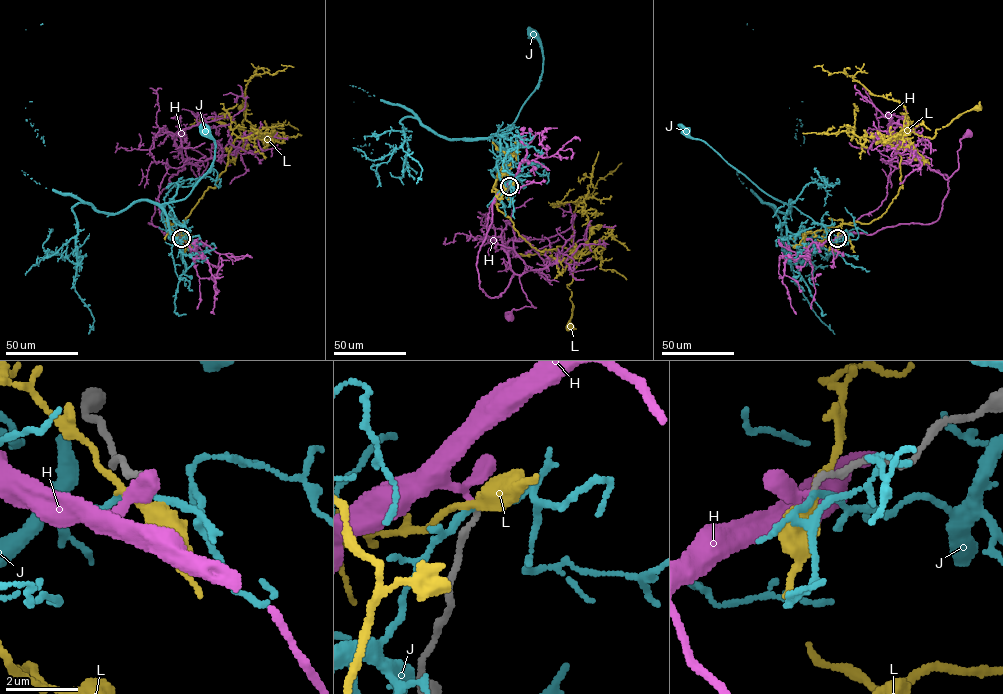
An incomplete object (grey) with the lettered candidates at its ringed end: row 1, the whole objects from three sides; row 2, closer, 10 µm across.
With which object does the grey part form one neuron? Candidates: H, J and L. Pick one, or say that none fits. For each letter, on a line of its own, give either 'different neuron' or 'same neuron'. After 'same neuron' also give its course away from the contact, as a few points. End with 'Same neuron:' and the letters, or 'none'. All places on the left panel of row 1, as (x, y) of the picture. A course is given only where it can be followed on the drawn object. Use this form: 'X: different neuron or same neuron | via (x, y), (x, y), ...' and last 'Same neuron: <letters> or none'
H: same neuron | via (180, 238), (164, 234), (149, 223), (155, 201), (173, 174), (190, 163), (198, 179), (207, 164), (182, 133)
J: different neuron
L: different neuron
Same neuron: H

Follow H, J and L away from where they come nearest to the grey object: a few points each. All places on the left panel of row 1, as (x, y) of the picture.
H: (180, 238), (164, 234), (149, 223), (155, 201), (173, 174), (190, 163), (198, 179), (207, 164), (182, 133)
J: (180, 238), (168, 237), (172, 233), (162, 204), (183, 199), (210, 168), (215, 144), (205, 131)
L: (180, 238), (167, 222), (185, 219), (225, 170), (232, 142), (253, 133), (244, 138), (239, 131), (240, 108)

